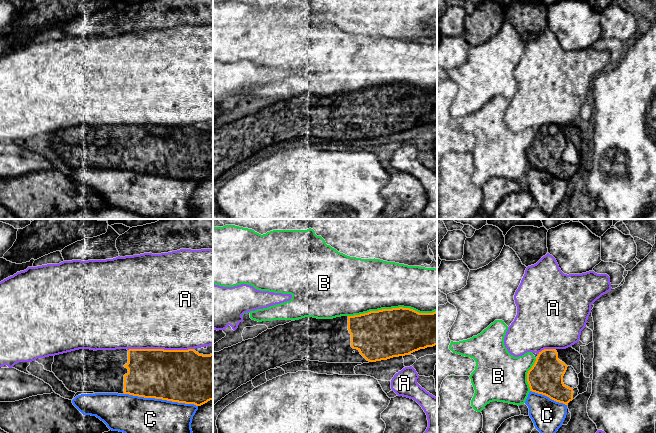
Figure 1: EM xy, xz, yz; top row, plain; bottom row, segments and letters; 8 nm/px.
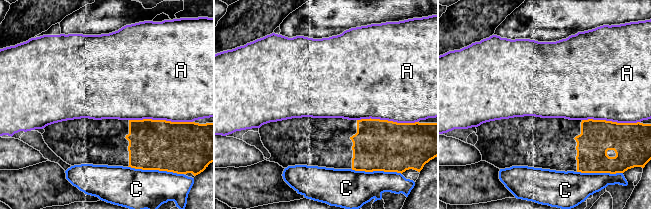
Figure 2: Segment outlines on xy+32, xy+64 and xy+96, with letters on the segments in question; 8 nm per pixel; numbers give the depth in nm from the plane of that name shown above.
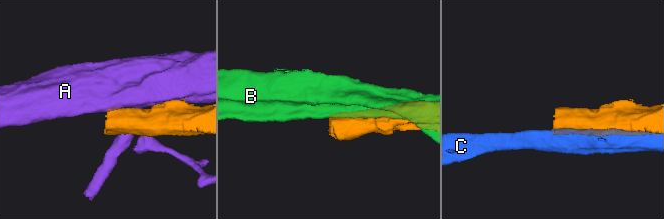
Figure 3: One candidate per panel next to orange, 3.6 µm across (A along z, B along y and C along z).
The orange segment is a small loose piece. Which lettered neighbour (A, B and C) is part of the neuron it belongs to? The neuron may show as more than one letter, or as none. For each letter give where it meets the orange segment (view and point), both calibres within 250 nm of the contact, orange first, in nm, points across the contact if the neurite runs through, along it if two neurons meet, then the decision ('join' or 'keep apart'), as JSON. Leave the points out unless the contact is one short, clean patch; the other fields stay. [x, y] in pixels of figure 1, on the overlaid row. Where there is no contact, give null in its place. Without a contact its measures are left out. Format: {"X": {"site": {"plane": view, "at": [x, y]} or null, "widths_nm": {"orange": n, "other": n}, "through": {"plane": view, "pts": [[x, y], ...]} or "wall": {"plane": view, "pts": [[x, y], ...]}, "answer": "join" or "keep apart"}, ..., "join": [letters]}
{"A": {"site": {"plane": "xy", "at": [160, 349]}, "widths_nm": {"orange": 420, "other": 500}, "answer": "keep apart"}, "B": {"site": {"plane": "xz", "at": [392, 308]}, "widths_nm": {"orange": 400, "other": 420}, "answer": "keep apart"}, "C": {"site": {"plane": "xy", "at": [161, 398]}, "widths_nm": {"orange": 420, "other": 300}, "answer": "keep apart"}, "join": []}

